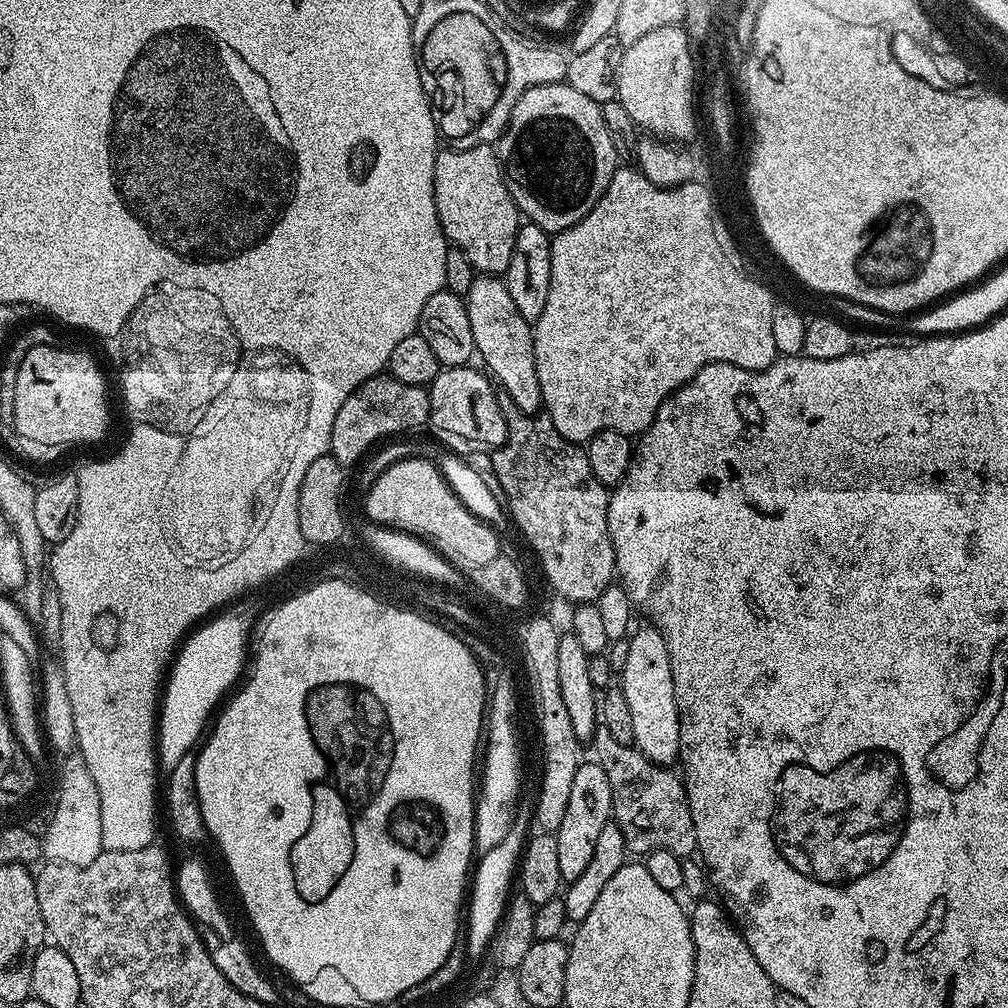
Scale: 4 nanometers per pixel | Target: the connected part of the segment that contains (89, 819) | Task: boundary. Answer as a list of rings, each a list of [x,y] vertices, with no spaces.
[[[78,754],[64,764],[58,779],[56,792],[56,808],[48,824],[43,840],[43,859],[53,864],[69,864],[85,868],[98,858],[104,848],[102,842],[102,810],[98,798],[98,786],[94,786],[94,778],[90,778],[90,770]]]

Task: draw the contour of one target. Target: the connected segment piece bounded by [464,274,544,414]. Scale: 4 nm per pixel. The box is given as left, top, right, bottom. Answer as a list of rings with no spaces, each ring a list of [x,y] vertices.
[[[477,275],[464,305],[470,314],[475,355],[484,359],[483,367],[498,385],[499,391],[505,397],[508,395],[512,399],[509,400],[511,407],[520,412],[539,413],[544,399],[542,386],[538,386],[538,370],[534,366],[533,325],[526,318],[522,318],[522,314],[518,314],[518,306],[514,306],[514,298],[510,298],[507,283],[499,276]]]

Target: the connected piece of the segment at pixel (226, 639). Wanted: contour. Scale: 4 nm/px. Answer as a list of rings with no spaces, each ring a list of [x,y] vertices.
[[[229,612],[213,617],[195,629],[171,665],[158,712],[157,763],[163,773],[169,774],[180,758],[195,747],[194,742],[201,739],[203,725],[208,716],[213,715],[214,706],[221,703],[220,698],[242,670],[248,634],[256,621],[251,613]]]

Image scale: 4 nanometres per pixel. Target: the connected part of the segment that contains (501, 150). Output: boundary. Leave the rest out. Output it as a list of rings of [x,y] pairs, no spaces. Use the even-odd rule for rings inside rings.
[[[566,82],[534,86],[518,98],[504,135],[498,141],[498,155],[504,181],[521,217],[549,234],[566,230],[586,218],[598,198],[602,198],[606,186],[610,186],[610,178],[614,178],[618,167],[616,144],[604,121],[601,105],[586,98],[586,94],[578,94],[578,90]]]

